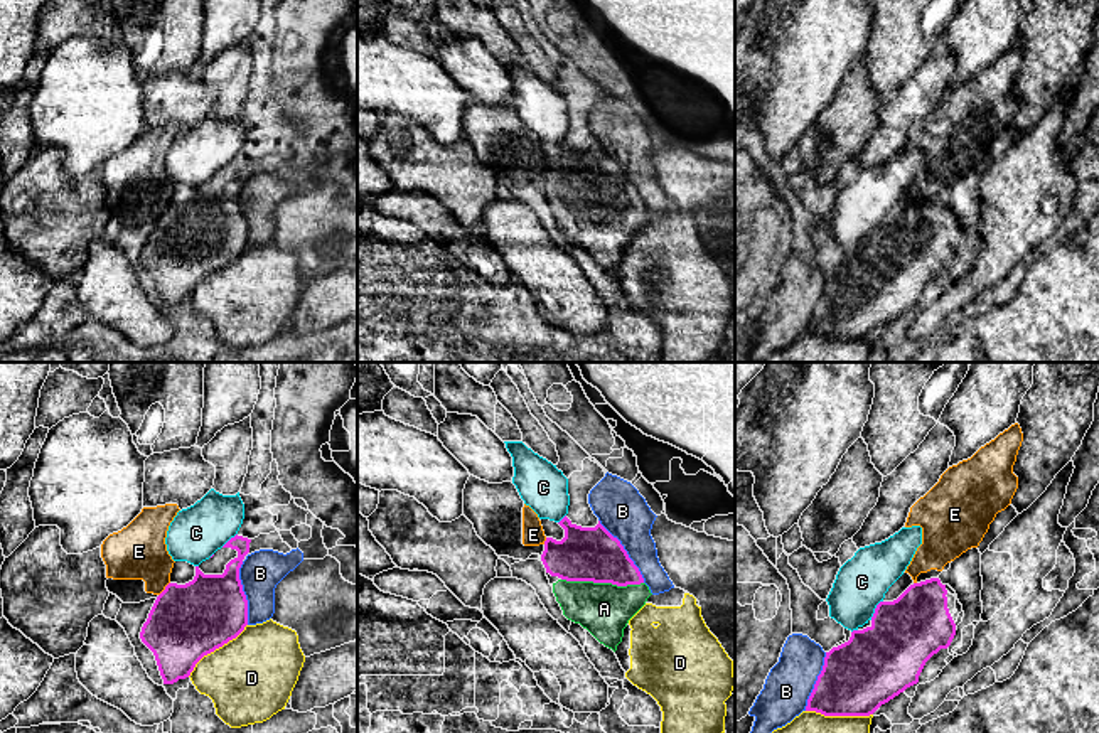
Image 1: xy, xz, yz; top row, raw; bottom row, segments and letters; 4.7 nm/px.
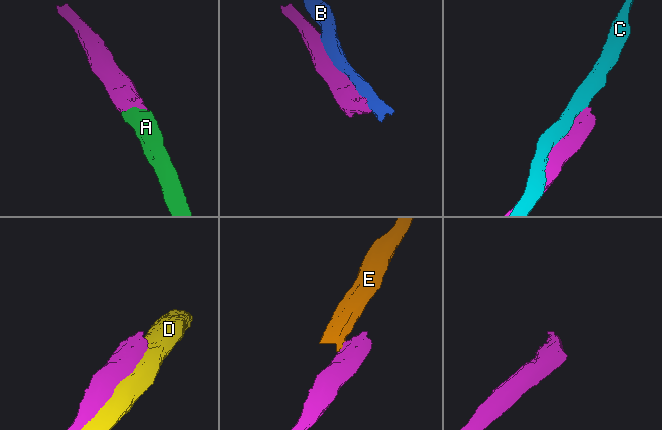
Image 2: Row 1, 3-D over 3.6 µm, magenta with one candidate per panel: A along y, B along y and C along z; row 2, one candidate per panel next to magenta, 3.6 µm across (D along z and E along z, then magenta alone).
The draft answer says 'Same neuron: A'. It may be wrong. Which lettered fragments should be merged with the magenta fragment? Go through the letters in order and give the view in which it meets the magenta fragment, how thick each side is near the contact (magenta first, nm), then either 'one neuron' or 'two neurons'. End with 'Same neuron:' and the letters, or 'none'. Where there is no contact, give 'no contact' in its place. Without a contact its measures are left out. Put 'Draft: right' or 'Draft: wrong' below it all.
A: xz | 260/260 nm | one neuron
B: xz | 260/240 nm | two neurons
C: yz | 360/240 nm | two neurons
D: xy | 360/400 nm | two neurons
E: xy | 360/260 nm | two neurons
Same neuron: A
Draft: right

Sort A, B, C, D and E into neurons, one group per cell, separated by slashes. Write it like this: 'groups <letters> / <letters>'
groups A / B / C / D / E

